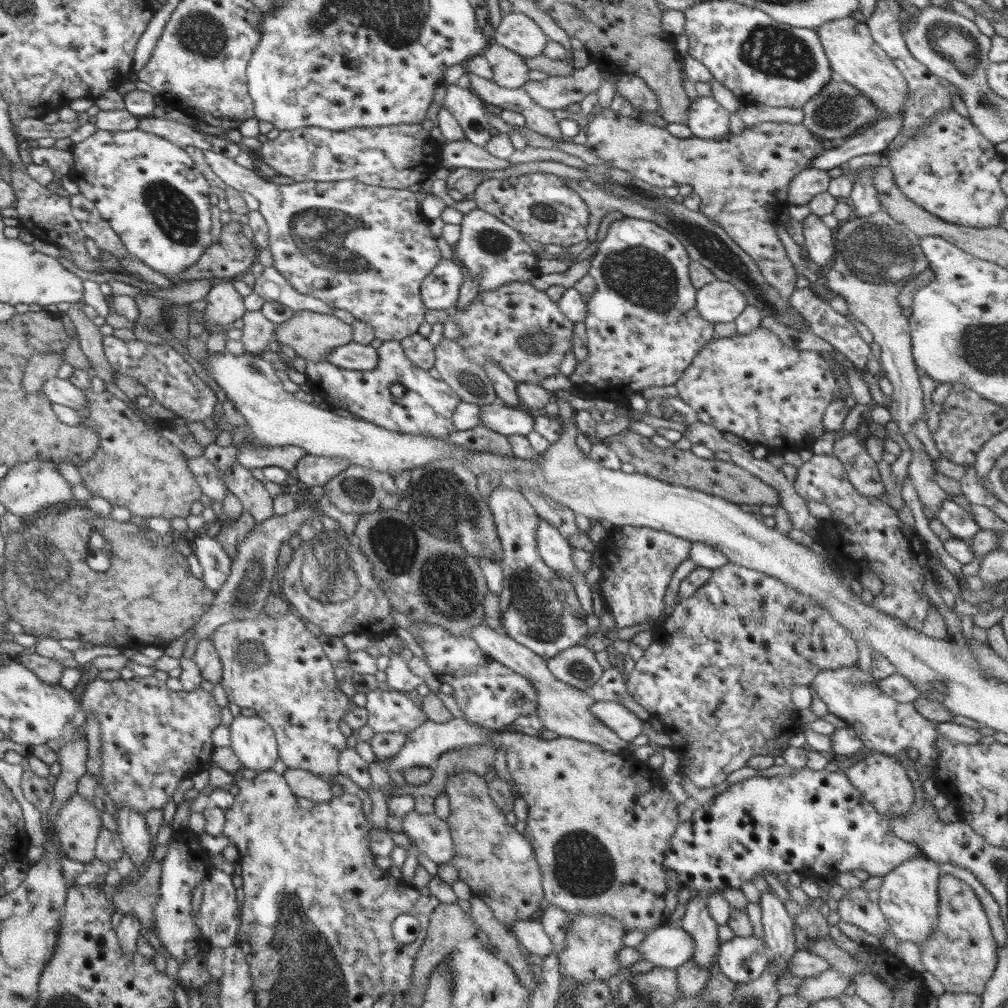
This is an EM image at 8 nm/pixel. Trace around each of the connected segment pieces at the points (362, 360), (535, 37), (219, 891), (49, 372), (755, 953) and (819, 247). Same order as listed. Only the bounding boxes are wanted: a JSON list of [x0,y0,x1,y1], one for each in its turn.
[[326,341,378,371],[492,12,548,57],[196,866,242,948],[22,351,64,394],[717,938,773,984],[802,214,834,270]]

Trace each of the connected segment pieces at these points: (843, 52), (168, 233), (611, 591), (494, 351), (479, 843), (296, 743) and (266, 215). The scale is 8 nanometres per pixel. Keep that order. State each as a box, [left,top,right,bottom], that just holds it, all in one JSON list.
[[816,17,908,118],[68,128,212,275],[600,527,690,631],[450,282,572,383],[445,770,546,933],[211,610,352,778],[203,150,442,341]]

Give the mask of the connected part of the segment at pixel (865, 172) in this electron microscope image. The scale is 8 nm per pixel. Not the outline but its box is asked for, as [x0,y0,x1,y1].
[848,167,881,219]

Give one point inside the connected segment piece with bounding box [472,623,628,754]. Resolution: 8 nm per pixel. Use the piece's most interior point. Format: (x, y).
(564, 709)

